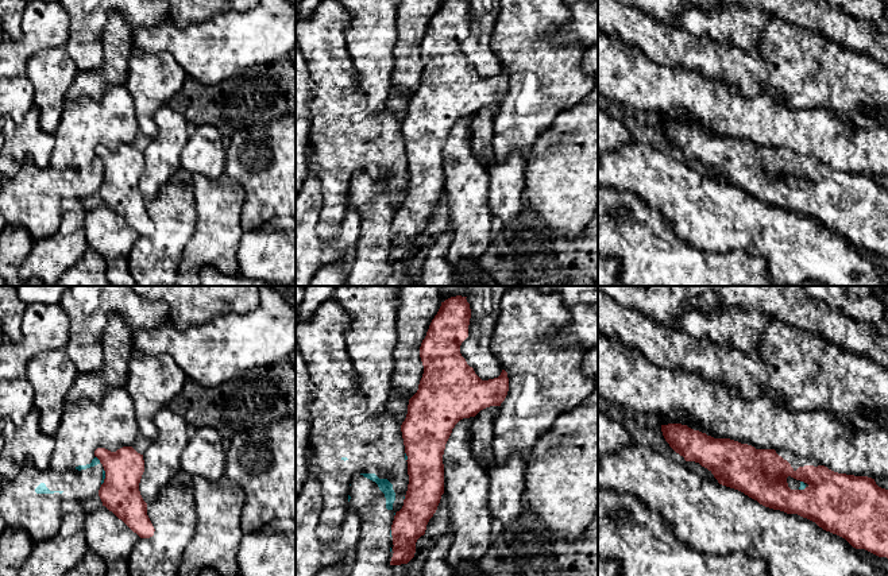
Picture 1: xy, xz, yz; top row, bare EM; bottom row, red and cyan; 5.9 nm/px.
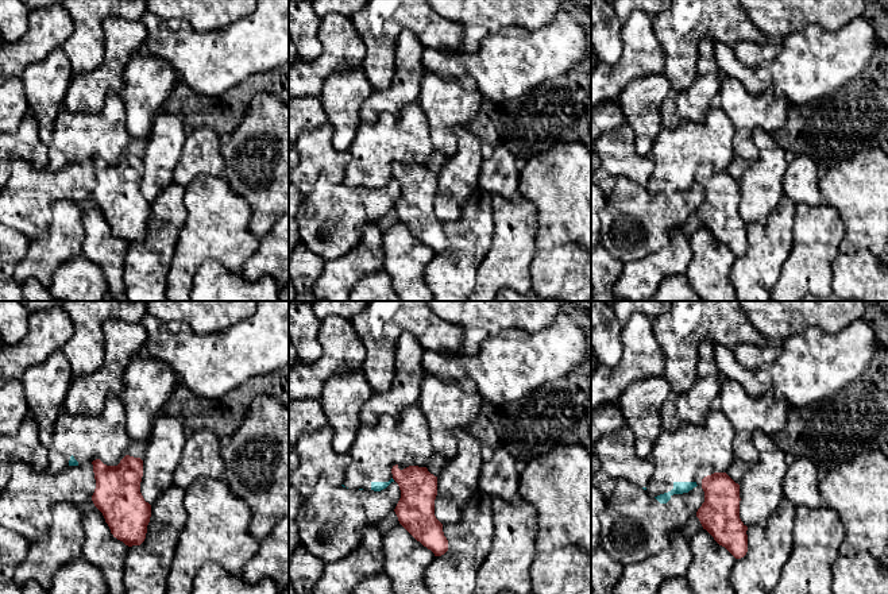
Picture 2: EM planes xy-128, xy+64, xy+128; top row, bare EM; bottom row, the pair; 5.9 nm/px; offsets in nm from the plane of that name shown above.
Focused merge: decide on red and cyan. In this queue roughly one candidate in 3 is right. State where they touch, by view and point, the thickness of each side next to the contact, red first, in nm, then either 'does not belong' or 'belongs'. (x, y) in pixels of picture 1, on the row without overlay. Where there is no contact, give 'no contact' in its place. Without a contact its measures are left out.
meets red in xy at (97, 155); 240 nm thick on the red side, 50 nm on the other; does not belong

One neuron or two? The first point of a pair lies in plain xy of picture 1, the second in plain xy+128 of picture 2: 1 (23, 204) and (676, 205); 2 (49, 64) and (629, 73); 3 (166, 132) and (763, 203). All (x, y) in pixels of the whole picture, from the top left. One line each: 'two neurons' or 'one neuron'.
1: one neuron
2: two neurons
3: one neuron

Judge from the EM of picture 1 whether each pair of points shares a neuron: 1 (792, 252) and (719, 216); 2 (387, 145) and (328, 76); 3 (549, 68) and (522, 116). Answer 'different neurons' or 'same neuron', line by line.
1: same neuron
2: same neuron
3: same neuron

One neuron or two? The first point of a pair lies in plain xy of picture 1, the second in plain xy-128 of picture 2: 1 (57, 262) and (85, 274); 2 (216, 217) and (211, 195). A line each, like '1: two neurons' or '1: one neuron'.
1: two neurons
2: one neuron

